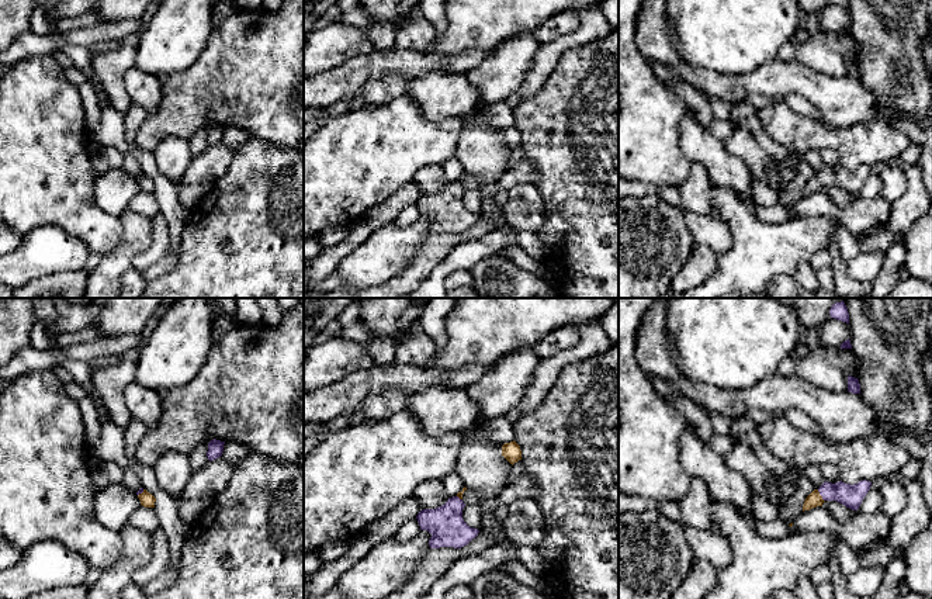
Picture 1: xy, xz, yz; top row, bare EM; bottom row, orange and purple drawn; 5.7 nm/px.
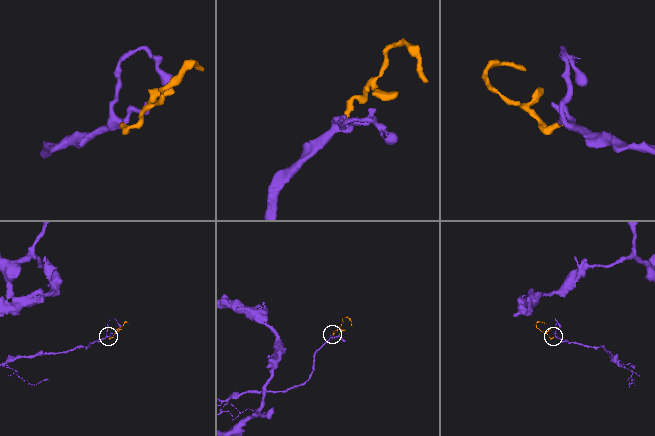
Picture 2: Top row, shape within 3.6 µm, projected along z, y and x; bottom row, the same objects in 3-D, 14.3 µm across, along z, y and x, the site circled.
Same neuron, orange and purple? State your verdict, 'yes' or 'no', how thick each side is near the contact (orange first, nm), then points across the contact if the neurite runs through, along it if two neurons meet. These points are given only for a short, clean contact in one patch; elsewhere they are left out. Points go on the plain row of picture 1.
yes | 90/130 nm | across yz (814, 184), (820, 180), (849, 180)

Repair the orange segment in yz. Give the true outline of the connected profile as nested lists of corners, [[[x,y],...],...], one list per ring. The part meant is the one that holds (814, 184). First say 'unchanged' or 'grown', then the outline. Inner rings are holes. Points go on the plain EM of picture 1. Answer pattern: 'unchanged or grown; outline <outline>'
grown; outline [[[866,165],[853,170],[845,169],[842,166],[835,169],[825,166],[818,174],[814,174],[805,183],[803,197],[822,191],[825,186],[836,186],[852,195],[857,195],[870,172],[872,167]]]

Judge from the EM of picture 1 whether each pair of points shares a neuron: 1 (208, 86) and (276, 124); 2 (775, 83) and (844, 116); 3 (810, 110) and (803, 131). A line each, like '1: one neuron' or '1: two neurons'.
1: one neuron
2: one neuron
3: two neurons

